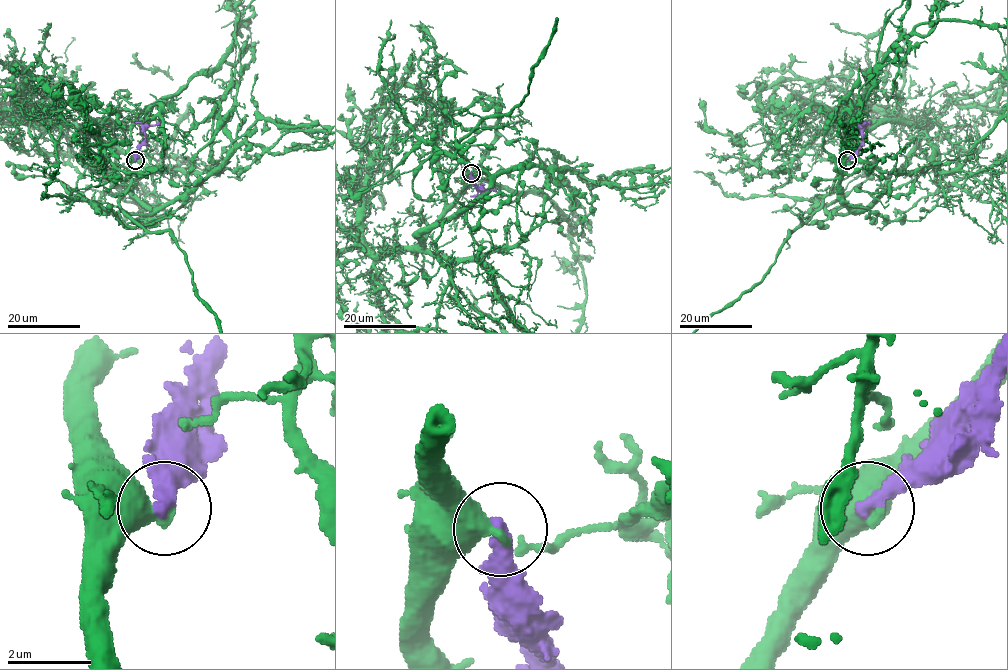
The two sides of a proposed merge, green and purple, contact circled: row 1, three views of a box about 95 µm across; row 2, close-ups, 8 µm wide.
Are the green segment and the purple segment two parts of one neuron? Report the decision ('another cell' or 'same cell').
another cell

